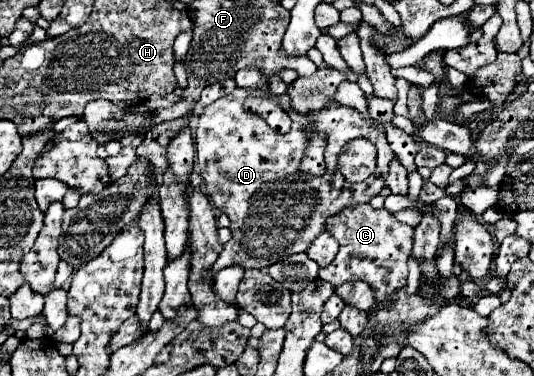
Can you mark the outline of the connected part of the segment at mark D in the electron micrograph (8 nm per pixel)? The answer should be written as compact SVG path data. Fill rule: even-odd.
M234 89L230 95L224 95L212 105L204 107L198 117L194 167L202 175L212 203L230 217L232 231L232 239L224 245L216 263L204 271L210 277L232 265L240 265L242 269L266 269L278 259L306 251L312 239L326 231L324 223L330 217L338 215L344 207L368 203L384 189L388 163L394 159L386 135L364 121L352 107L332 103L318 111L318 119L314 121L312 117L296 113L290 107L288 95L274 97L292 119L292 129L286 135L280 135L270 129L258 113L244 109L248 95L250 91L246 89ZM306 127L314 133L322 131L326 135L326 173L322 177L304 175L298 169L304 149L310 145ZM358 137L364 137L376 145L376 173L362 183L348 183L338 171L336 161L342 147Z

